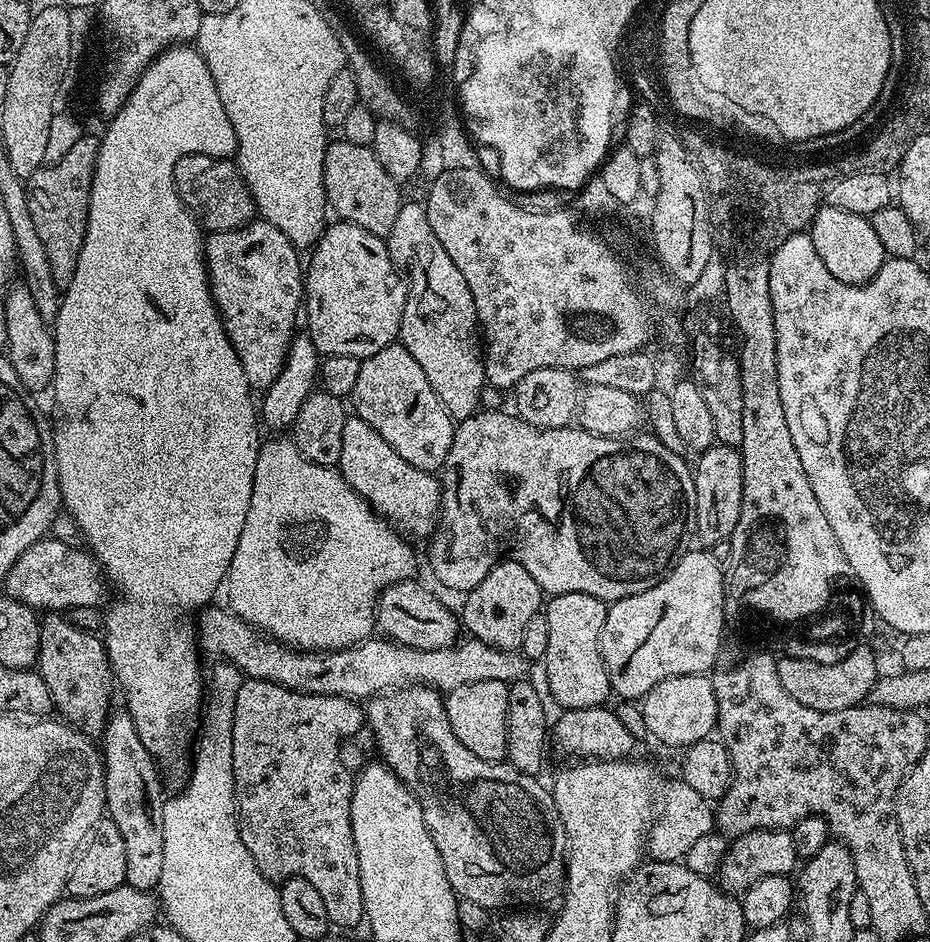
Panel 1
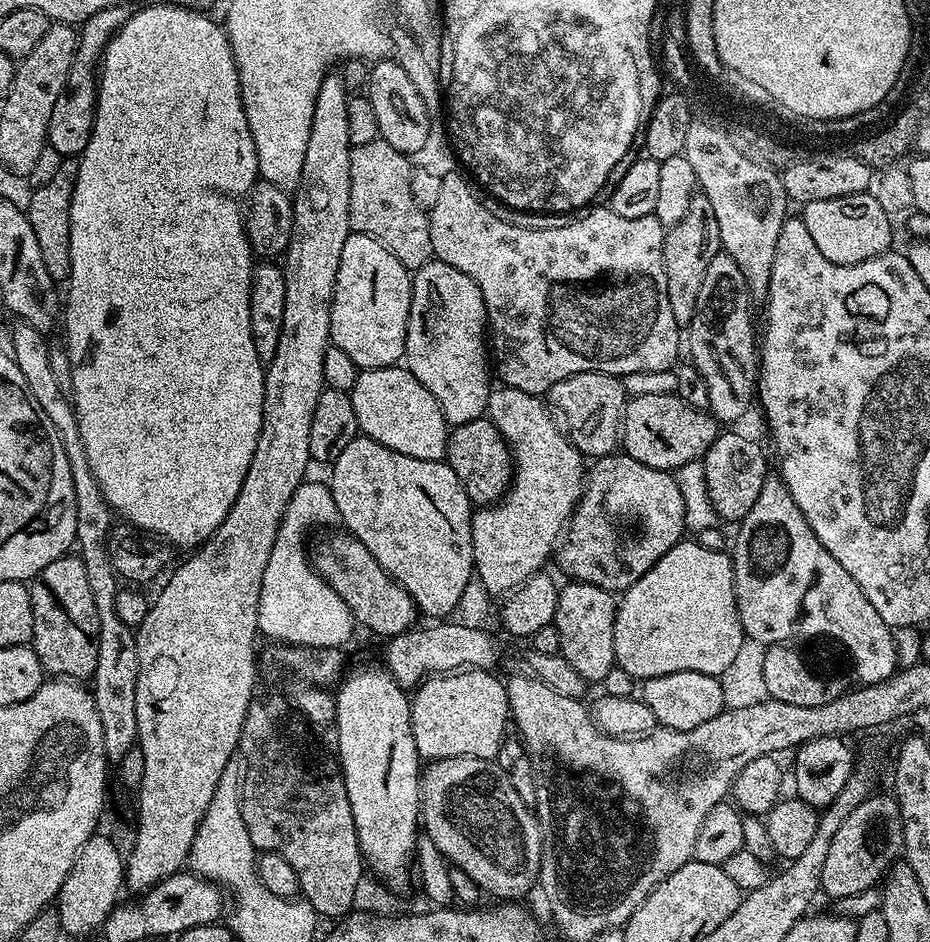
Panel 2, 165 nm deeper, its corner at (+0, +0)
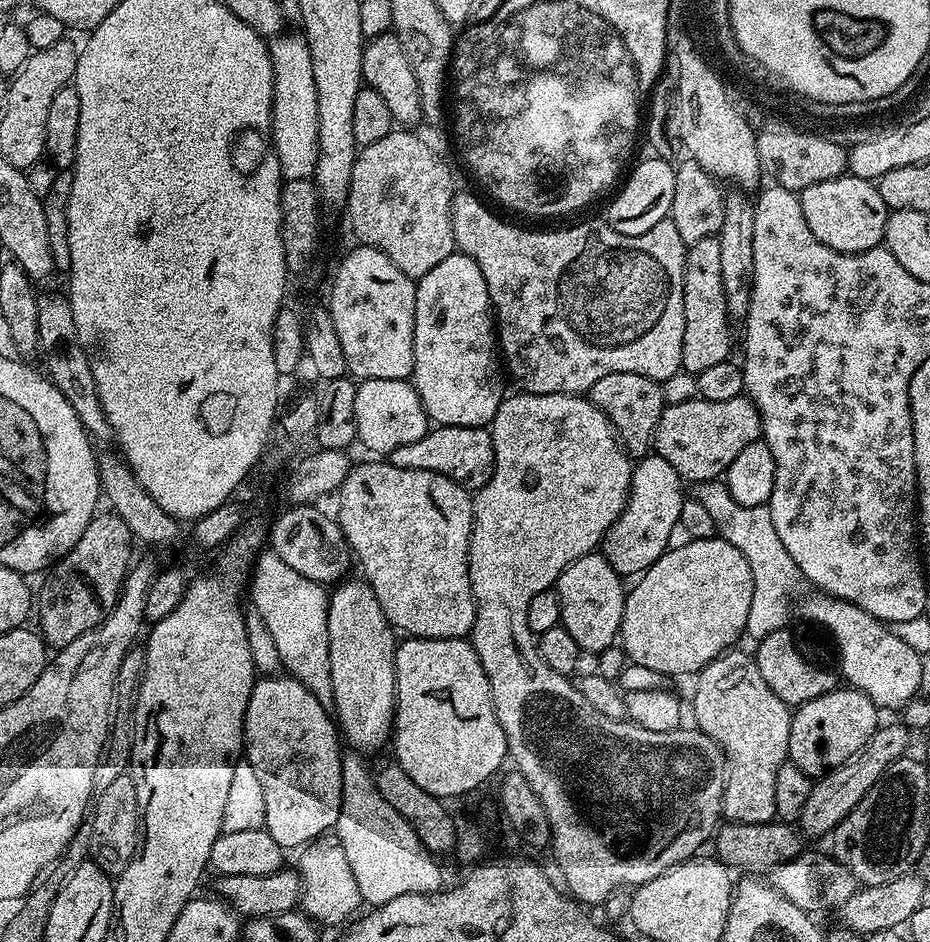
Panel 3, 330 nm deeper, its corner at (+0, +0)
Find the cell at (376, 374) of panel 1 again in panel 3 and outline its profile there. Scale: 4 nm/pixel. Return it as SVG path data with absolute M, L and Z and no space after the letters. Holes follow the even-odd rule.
M374 378L359 381L354 394L354 418L356 439L361 445L364 443L372 454L387 454L398 450L398 446L418 442L418 438L422 438L430 430L422 398L416 393L416 385L408 380Z

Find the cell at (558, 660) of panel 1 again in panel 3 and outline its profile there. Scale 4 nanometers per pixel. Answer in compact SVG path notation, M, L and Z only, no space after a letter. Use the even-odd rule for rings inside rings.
M593 550L570 562L570 566L566 566L556 580L554 591L560 599L560 623L570 630L581 653L599 654L617 643L624 613L626 584L603 554Z

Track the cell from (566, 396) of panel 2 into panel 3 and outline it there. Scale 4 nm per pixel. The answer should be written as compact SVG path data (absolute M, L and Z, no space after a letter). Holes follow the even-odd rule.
M606 374L606 378L598 378L594 386L588 389L587 399L591 400L602 414L606 414L616 427L616 435L624 446L625 452L633 461L643 460L653 451L652 439L658 426L658 418L666 407L664 389L657 381L646 378L642 374Z

